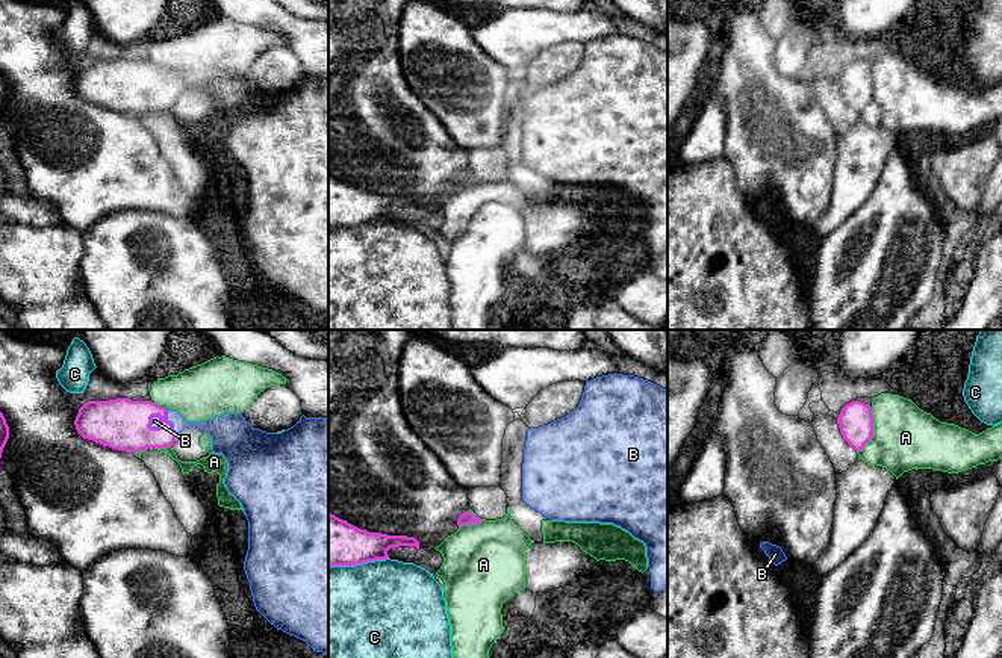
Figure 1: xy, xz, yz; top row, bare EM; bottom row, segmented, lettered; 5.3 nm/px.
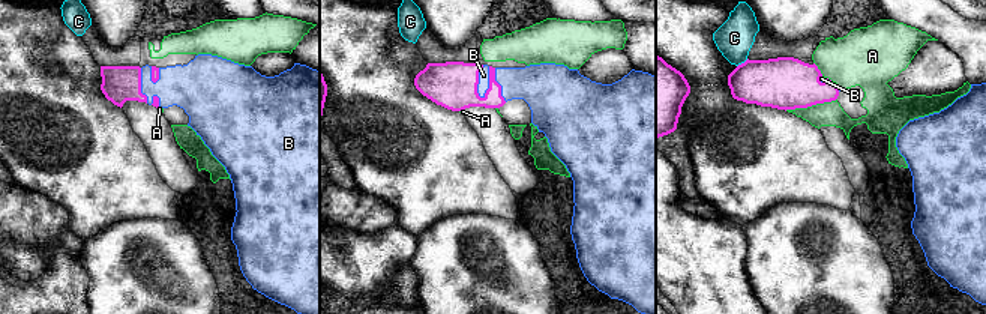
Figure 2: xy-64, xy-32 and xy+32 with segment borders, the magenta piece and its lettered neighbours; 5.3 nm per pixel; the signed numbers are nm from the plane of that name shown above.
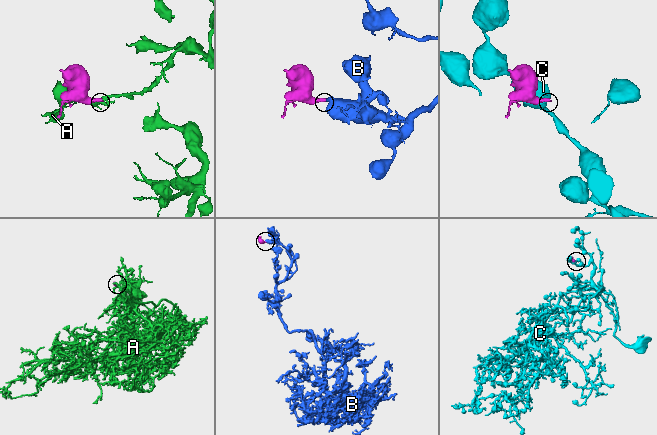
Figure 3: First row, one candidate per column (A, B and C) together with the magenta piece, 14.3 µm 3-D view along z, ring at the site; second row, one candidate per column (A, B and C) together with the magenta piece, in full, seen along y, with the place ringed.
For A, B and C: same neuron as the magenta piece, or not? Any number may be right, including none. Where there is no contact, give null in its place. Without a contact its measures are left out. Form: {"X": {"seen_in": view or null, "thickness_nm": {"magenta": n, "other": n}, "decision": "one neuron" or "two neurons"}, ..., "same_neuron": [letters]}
{"A": {"seen_in": "yz", "thickness_nm": {"magenta": 190, "other": 340}, "decision": "two neurons"}, "B": {"seen_in": "xy", "thickness_nm": {"magenta": 280, "other": 110}, "decision": "one neuron"}, "C": {"seen_in": "xz", "thickness_nm": {"magenta": 260, "other": 480}, "decision": "two neurons"}, "same_neuron": ["B"]}

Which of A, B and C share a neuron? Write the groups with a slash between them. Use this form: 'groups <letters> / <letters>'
groups A / B / C

